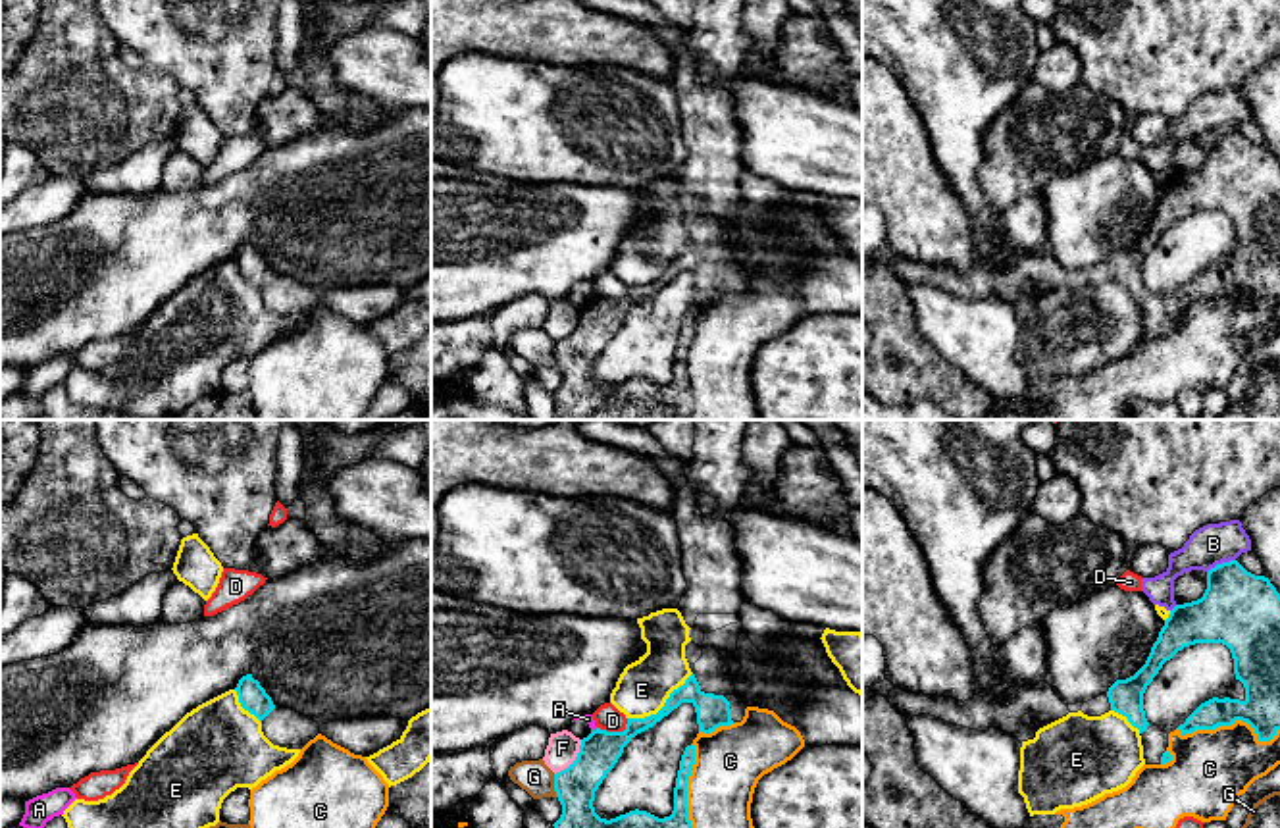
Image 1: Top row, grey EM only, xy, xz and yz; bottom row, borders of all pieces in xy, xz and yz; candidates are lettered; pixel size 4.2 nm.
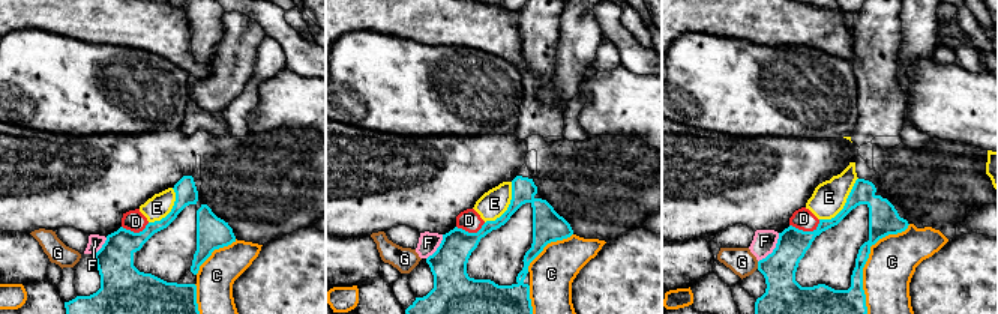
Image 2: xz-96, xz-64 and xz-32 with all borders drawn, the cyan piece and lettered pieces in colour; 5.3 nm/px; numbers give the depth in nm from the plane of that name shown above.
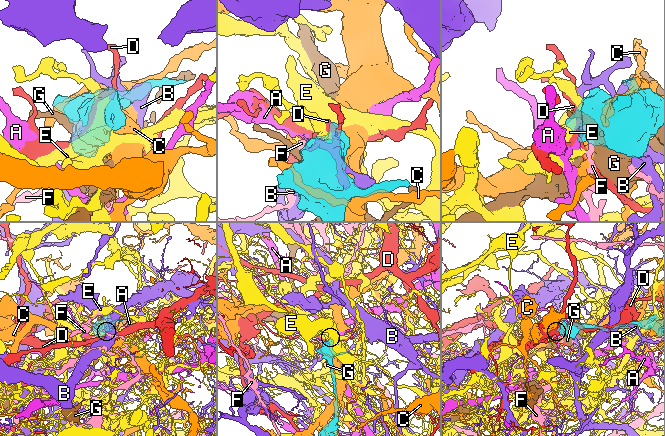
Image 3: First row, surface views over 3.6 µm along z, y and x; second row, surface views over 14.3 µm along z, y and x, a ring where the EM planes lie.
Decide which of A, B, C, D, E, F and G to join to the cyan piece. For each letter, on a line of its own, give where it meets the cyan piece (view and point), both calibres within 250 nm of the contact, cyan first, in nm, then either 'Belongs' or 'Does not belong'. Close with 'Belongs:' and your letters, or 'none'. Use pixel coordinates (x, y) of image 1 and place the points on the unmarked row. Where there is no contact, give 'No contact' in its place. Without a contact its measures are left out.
A: Touches cyan at xz (593, 299). Thickness 170 nm (cyan) against 40 nm. Does not belong
B: Touches cyan at yz (1223, 131). Thickness 320 nm (cyan) against 170 nm. Does not belong
C: Touches cyan at yz (1230, 293). Thickness 170 nm (cyan) against 320 nm. Does not belong
D: Touches cyan at xz (614, 301). Thickness 170 nm (cyan) against 110 nm. Does not belong
E: Touches cyan at xz (665, 274). Thickness 140 nm (cyan) against 220 nm. Does not belong
F: Touches cyan at xz (576, 328). Thickness 170 nm (cyan) against 130 nm. Does not belong
G: Touches cyan at xz (555, 355). Thickness 240 nm (cyan) against 140 nm. Does not belong
Belongs: none

